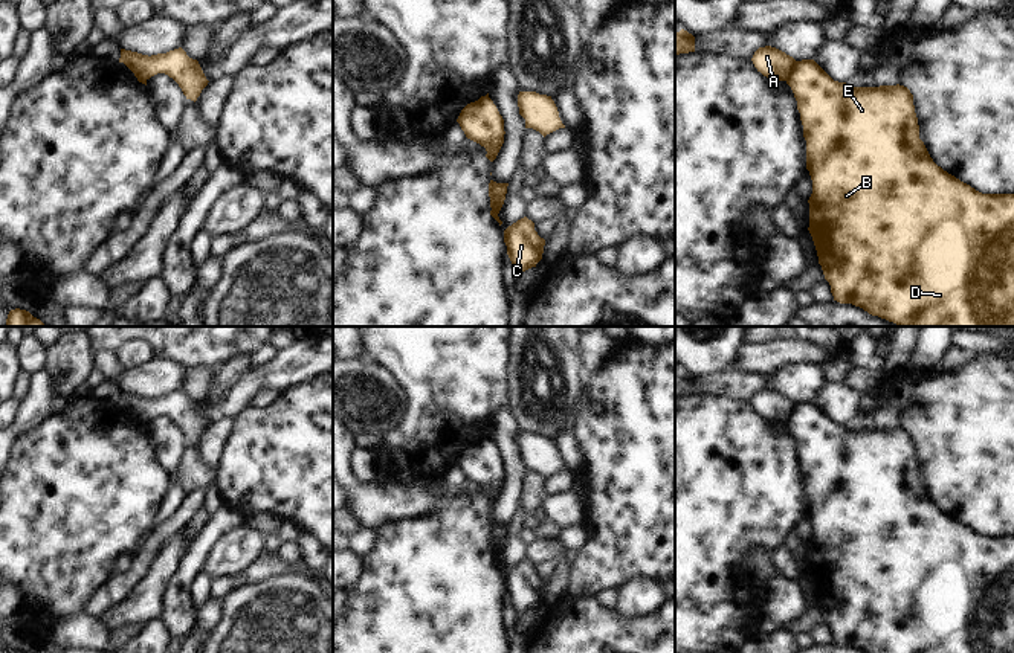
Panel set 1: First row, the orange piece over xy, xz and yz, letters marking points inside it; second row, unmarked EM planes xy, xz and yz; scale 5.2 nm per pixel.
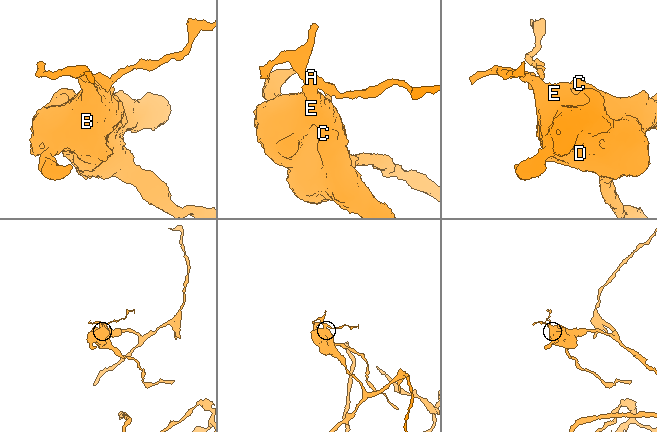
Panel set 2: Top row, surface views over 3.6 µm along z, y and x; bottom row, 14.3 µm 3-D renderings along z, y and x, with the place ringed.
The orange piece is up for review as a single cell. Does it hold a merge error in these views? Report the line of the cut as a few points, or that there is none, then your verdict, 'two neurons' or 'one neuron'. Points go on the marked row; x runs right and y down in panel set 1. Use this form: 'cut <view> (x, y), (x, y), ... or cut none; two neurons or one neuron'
cut yz (797, 61), (785, 80); two neurons

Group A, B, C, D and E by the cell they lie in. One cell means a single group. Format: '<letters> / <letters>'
A / B C D E

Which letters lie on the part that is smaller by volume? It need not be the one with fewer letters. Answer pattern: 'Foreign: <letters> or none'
Foreign: A

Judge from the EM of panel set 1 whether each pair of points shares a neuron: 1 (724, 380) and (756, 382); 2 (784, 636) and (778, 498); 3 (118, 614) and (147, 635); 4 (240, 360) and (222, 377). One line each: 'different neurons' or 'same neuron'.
1: same neuron
2: different neurons
3: different neurons
4: same neuron

